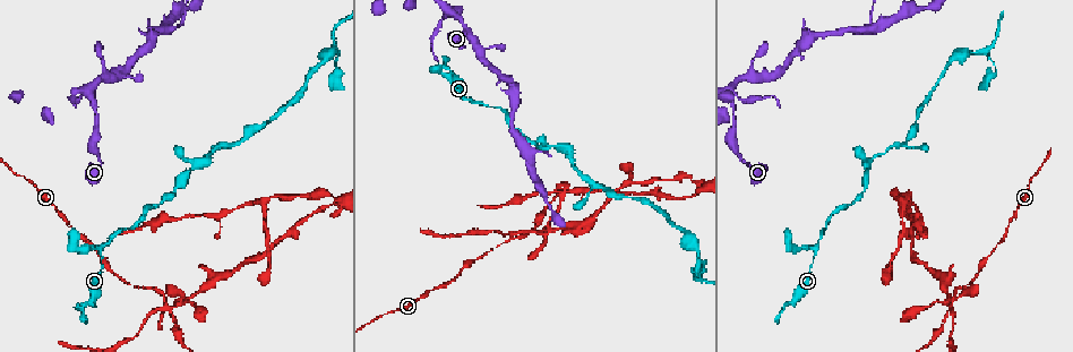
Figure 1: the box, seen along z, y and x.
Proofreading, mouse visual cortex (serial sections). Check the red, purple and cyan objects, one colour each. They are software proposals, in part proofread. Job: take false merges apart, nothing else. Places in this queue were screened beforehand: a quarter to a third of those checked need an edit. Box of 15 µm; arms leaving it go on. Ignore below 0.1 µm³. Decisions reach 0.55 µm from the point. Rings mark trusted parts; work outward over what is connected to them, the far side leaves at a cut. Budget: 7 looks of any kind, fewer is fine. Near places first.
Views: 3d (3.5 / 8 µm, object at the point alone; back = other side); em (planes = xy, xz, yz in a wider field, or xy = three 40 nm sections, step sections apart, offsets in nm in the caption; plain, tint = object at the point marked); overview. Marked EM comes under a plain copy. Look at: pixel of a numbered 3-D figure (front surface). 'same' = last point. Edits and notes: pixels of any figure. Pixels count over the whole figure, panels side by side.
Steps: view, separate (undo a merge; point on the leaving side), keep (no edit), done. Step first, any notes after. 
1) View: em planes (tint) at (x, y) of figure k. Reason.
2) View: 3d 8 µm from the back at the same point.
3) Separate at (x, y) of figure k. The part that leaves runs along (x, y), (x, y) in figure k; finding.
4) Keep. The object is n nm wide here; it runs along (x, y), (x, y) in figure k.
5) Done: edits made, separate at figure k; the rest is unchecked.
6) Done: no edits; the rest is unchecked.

View: 3d 3.5 µm at (89, 87) of figure 1. Three arms meet.

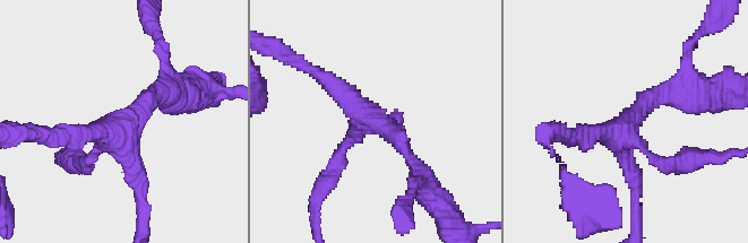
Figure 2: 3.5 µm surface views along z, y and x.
View: em planes (tint) at (628, 128) of figure 2. Now the EM.

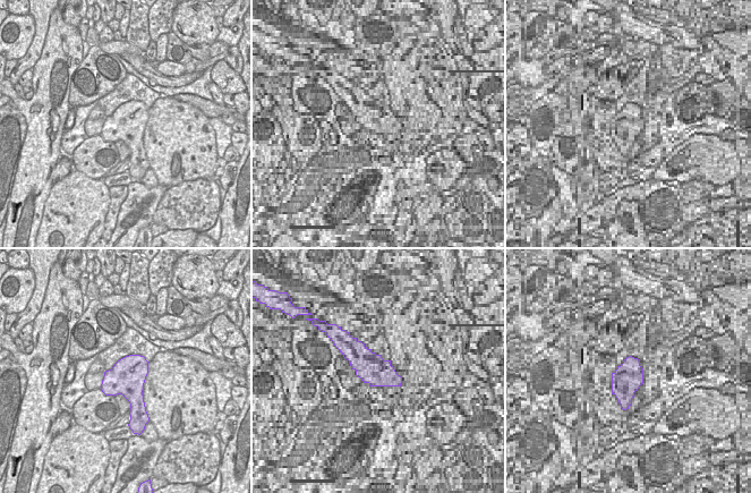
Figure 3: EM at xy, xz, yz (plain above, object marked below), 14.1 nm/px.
Keep. It runs along (635, 193), (626, 123), (672, 92) in figure 2; all the same cell.

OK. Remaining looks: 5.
View: 3d 3.5 µm at (462, 99) of figure 1. Three arms meet.

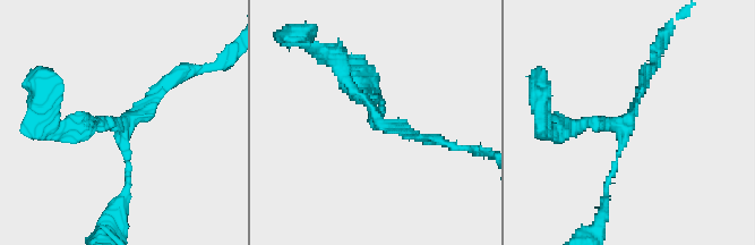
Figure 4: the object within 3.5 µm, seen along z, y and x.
View: em planes (tint) at (374, 118) of figure 4. Shape alone is not enough.

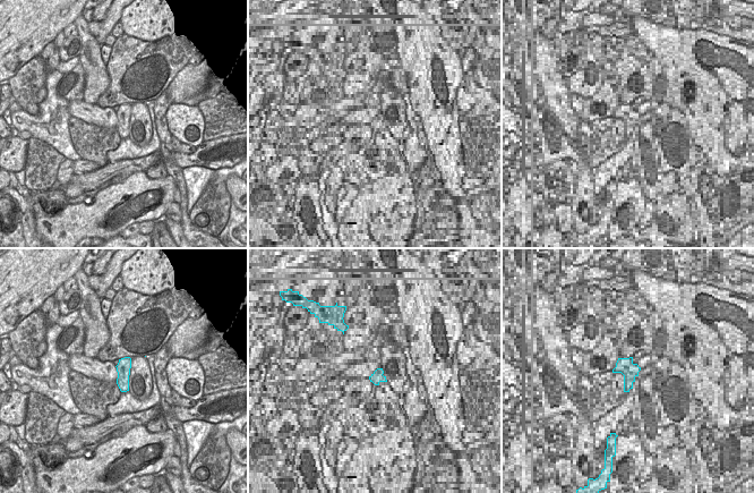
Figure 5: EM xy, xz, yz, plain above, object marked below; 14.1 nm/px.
Keep. 3 arms meet here; it runs along (119, 199), (126, 185), (122, 126), (178, 77) in figure 4; continuous, no second cell.

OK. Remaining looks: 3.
View: 3d 8 µm at (242, 141) of figure 1.

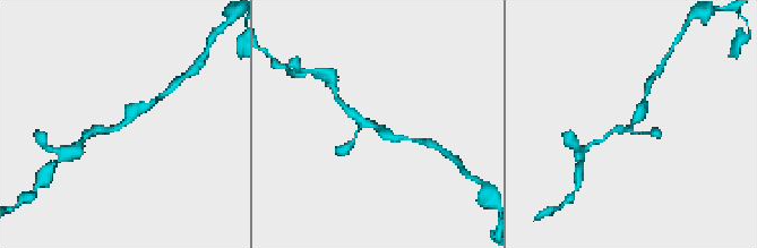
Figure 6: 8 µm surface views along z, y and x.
View: 3d 3.5 µm at (628, 125) of figure 6.

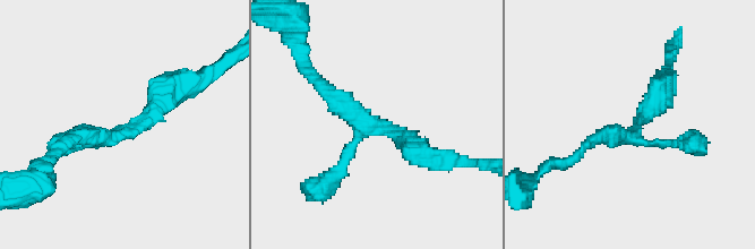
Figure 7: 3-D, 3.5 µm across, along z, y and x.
View: em xy step 3 (tint) at (396, 130) of figure 7. Need the tissue.

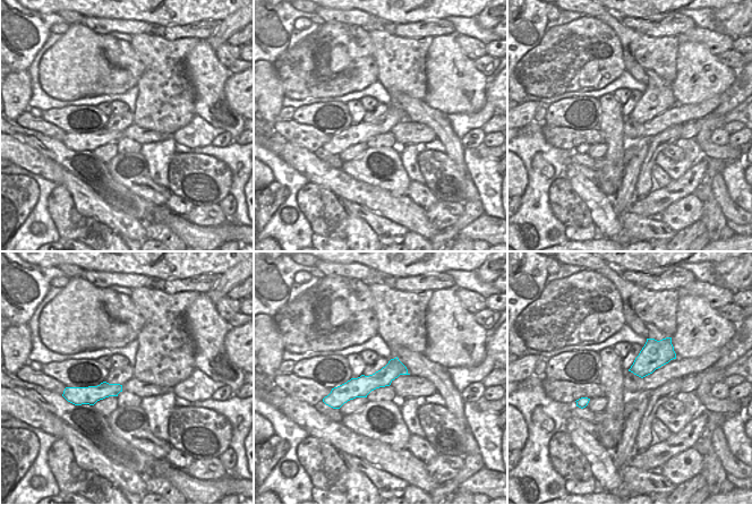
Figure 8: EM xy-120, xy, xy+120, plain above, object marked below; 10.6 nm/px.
Keep. The arms are 250, 300 nm wide; it runs along (404, 371), (390, 371), (335, 396) in figure 8; one cell here.

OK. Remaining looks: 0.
Done: no edits; the rest is unchecked.

